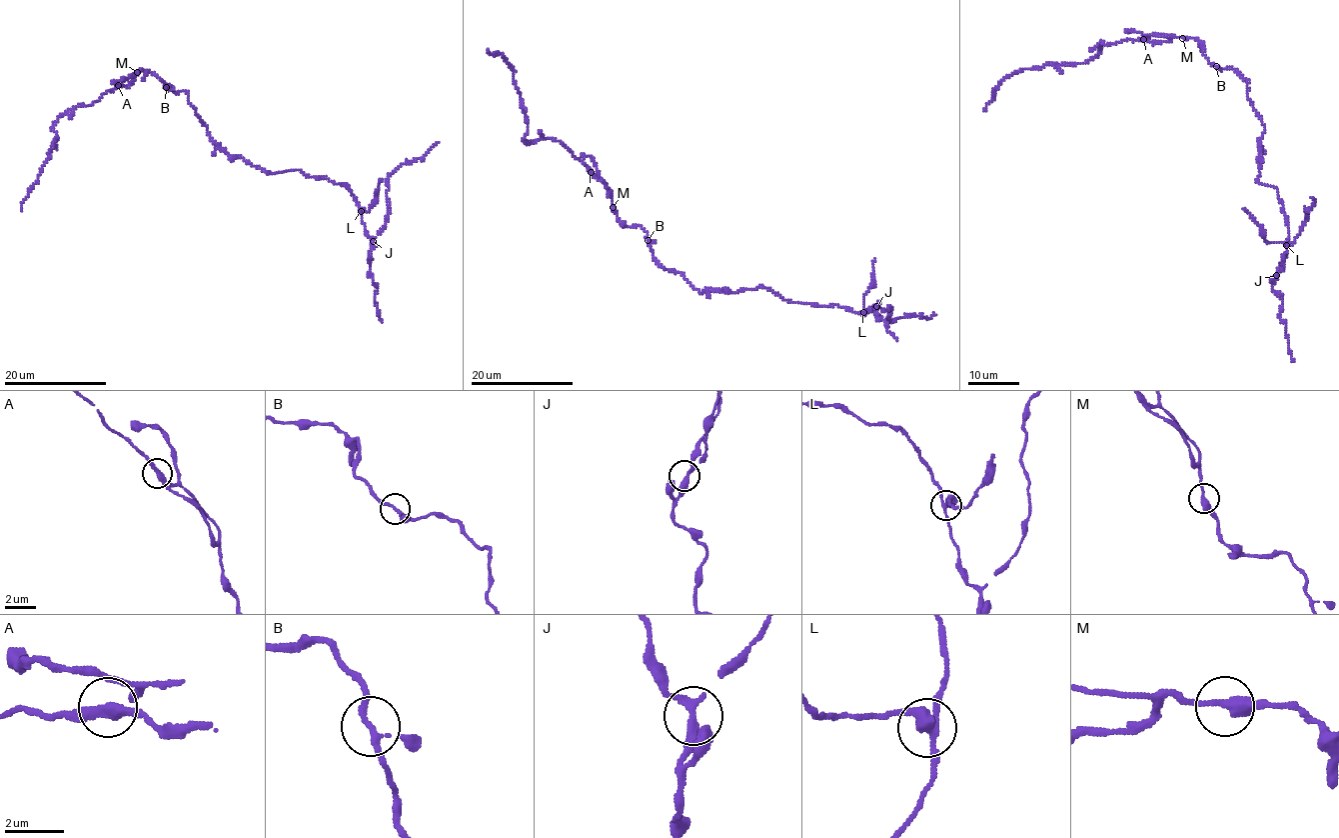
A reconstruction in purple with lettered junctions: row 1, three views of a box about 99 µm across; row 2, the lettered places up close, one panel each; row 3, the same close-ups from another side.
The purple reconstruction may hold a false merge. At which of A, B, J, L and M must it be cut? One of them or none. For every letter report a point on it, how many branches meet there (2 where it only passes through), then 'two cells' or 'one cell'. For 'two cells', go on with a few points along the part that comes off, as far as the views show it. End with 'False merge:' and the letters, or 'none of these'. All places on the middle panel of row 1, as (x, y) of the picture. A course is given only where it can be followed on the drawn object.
A: (591, 172) | 3 | one cell
B: (648, 240) | 3 | one cell
J: (876, 306) | 2 | one cell
L: (863, 312) | 3 | two cells | (863, 312), (863, 297), (873, 279), (874, 259)
M: (613, 207) | 2 | one cell
False merge: L

